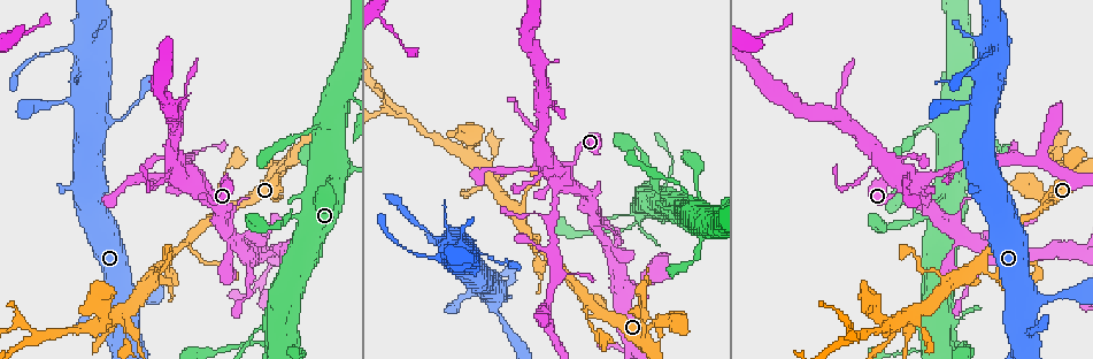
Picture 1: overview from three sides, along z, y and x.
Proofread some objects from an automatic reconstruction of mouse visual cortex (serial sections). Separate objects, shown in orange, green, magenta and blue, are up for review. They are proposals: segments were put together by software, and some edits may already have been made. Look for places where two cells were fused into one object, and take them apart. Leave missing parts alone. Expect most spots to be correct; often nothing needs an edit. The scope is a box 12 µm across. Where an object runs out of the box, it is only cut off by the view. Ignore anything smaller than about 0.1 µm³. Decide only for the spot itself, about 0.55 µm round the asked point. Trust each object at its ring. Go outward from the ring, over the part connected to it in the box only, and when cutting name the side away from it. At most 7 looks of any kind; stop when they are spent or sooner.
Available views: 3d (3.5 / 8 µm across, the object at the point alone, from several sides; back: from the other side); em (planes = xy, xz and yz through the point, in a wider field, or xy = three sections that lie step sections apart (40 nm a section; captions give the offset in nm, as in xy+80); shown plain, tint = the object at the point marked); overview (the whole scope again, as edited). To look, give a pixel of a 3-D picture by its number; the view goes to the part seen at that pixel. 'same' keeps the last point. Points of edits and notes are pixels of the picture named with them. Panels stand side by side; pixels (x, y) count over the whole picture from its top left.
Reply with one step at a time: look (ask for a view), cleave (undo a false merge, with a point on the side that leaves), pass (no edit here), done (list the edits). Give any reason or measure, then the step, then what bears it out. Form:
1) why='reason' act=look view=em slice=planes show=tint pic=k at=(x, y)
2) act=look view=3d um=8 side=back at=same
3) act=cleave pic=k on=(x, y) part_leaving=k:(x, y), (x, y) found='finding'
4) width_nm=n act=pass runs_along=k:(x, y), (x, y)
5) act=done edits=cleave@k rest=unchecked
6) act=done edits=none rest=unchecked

why='sudden change in width' act=look view=3d um=8 pic=1 at=(199, 190)

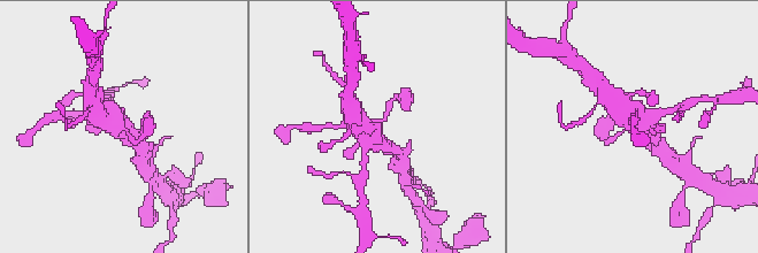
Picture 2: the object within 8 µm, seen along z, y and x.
act=look view=em slice=planes show=tint pic=2 at=(122, 124)

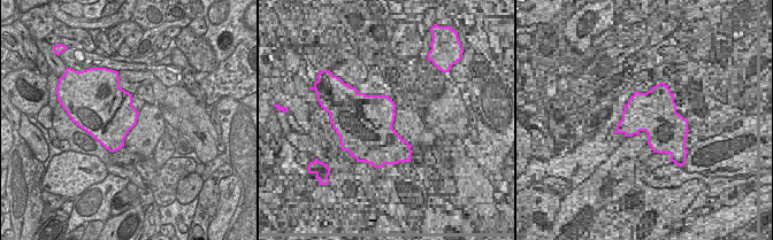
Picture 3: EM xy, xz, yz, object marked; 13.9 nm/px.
act=pass runs_along=2:(389, 106), (372, 136), (392, 148) found='one cell here'

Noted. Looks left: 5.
why='a narrow waist' act=look view=3d um=3.5 pic=1 at=(333, 175)

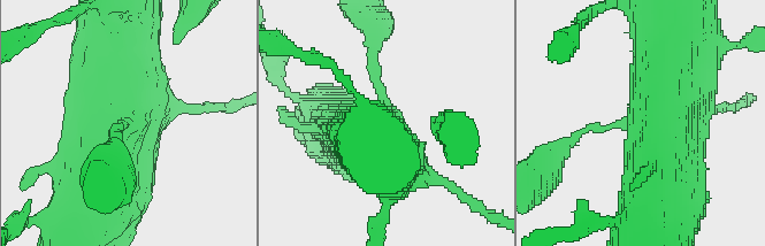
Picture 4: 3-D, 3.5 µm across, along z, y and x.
act=look view=em slice=xy step=1 show=tint pic=4 at=(382, 102)

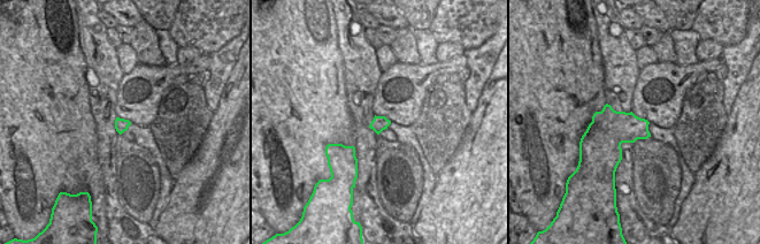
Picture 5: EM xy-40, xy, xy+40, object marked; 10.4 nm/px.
act=pass runs_along=4:(101, 177), (120, 104), (120, 22) found='continuous, no second cell'

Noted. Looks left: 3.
why='a fork' act=look view=3d um=3.5 pic=1 at=(848, 341)

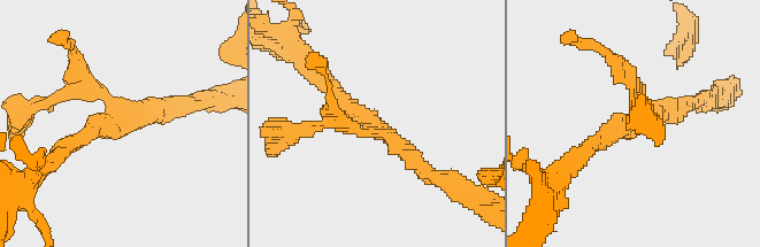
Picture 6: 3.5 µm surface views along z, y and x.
arms=3 arm_widths_nm=200,250,250 act=look view=em slice=xy step=5 show=tint pic=6 at=(378, 130)

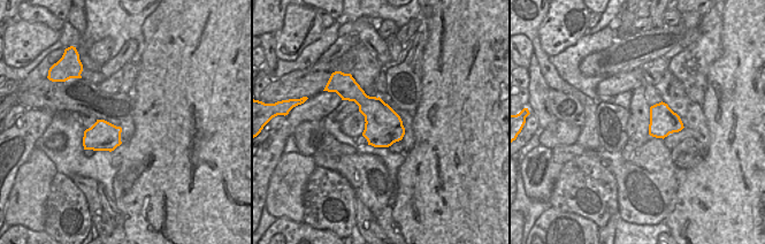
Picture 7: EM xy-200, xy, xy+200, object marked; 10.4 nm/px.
act=pass runs_along=6:(436, 177), (419, 166), (323, 80) found='continuous, no second cell'

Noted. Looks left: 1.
act=done edits=none rest=unchecked

